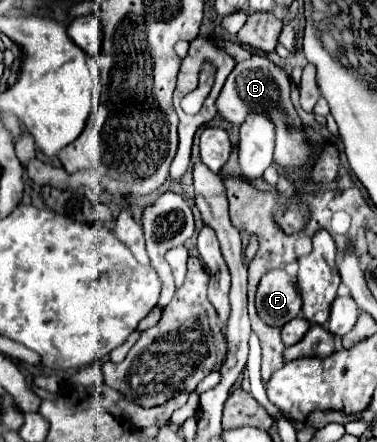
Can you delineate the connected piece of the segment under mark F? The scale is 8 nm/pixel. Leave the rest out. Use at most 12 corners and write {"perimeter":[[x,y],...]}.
{"perimeter":[[267,272],[257,288],[257,314],[285,326],[301,314],[295,278]]}

